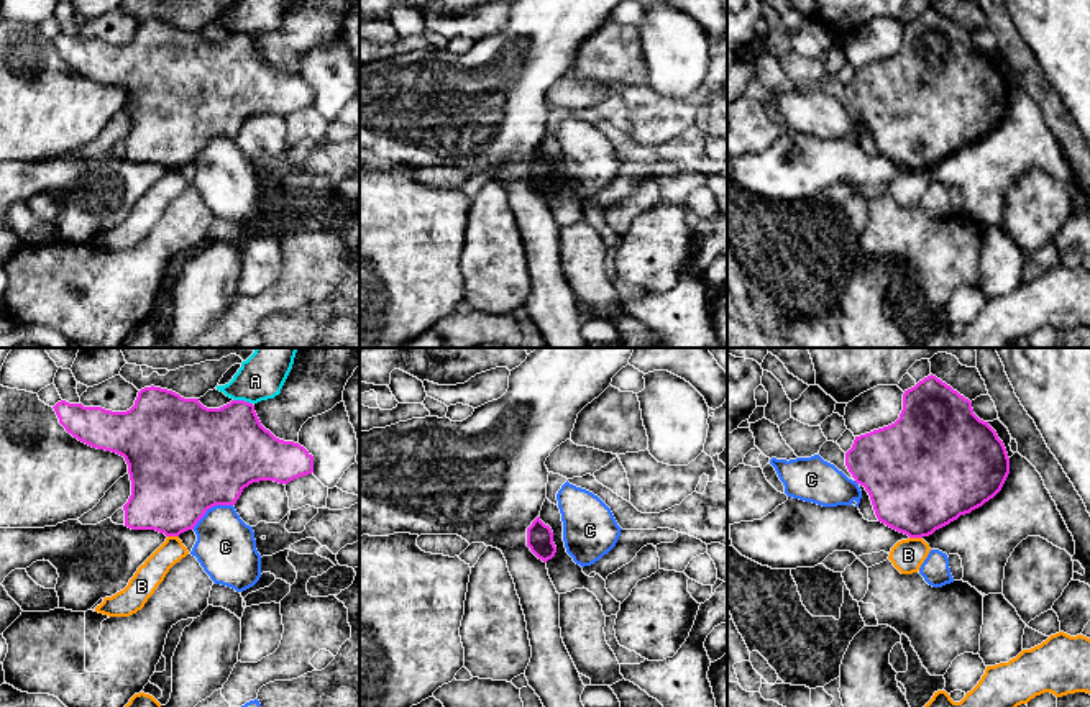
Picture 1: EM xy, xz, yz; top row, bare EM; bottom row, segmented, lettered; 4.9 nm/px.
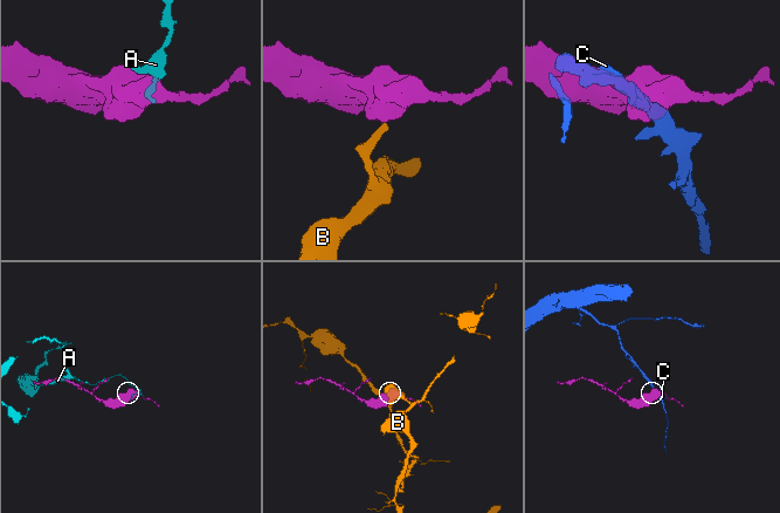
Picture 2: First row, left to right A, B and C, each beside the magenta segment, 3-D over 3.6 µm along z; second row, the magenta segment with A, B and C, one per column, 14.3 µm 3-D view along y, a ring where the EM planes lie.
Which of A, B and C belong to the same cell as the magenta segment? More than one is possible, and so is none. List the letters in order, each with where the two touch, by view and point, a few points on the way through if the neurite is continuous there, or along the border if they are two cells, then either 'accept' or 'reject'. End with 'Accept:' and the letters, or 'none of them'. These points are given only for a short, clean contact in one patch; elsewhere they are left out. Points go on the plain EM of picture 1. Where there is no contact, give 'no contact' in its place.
A: meets magenta in xy at (243, 33); reject
B: meets magenta in yz at (916, 169); border along yz (910, 169), (921, 171); reject
C: meets magenta in xy at (210, 140); reject
Accept: none of them

